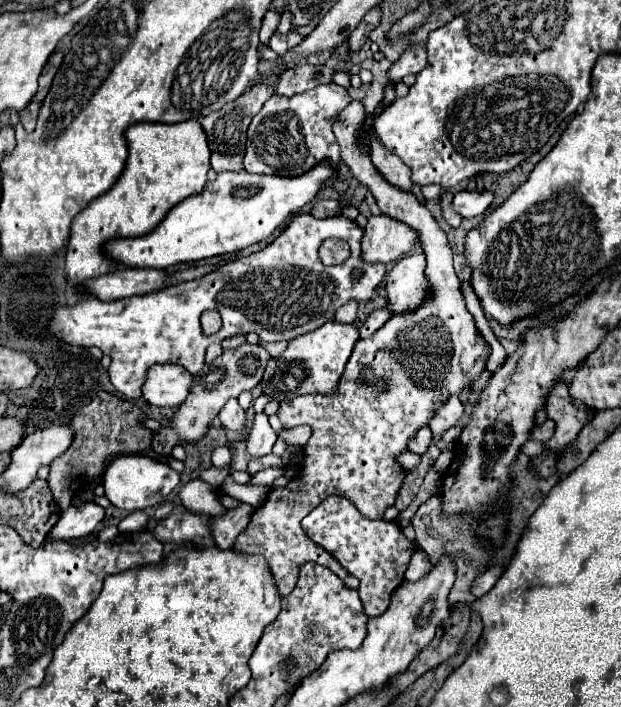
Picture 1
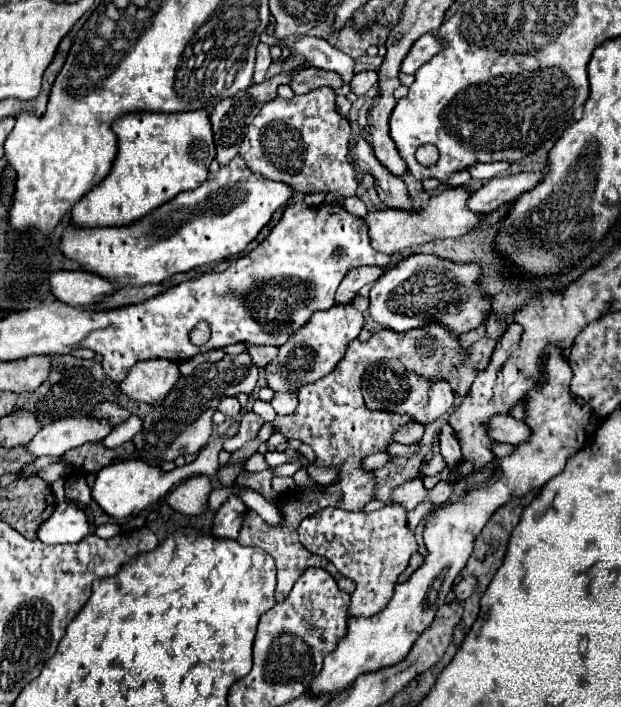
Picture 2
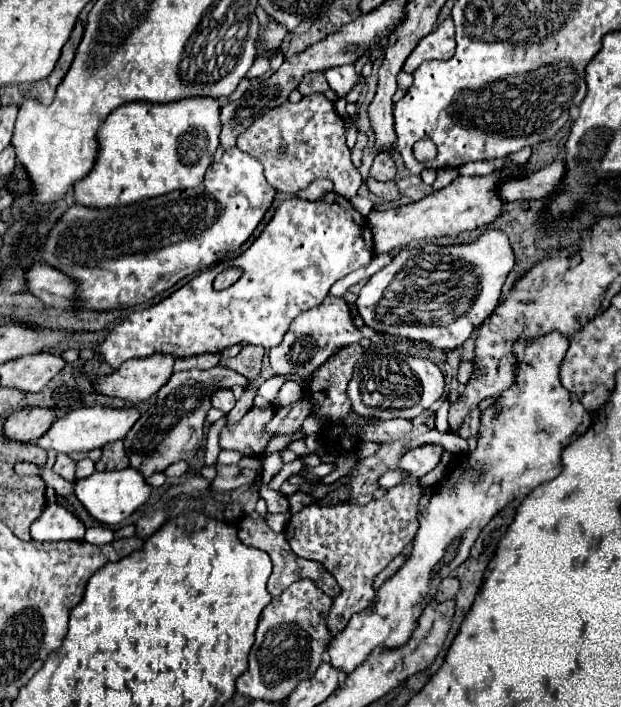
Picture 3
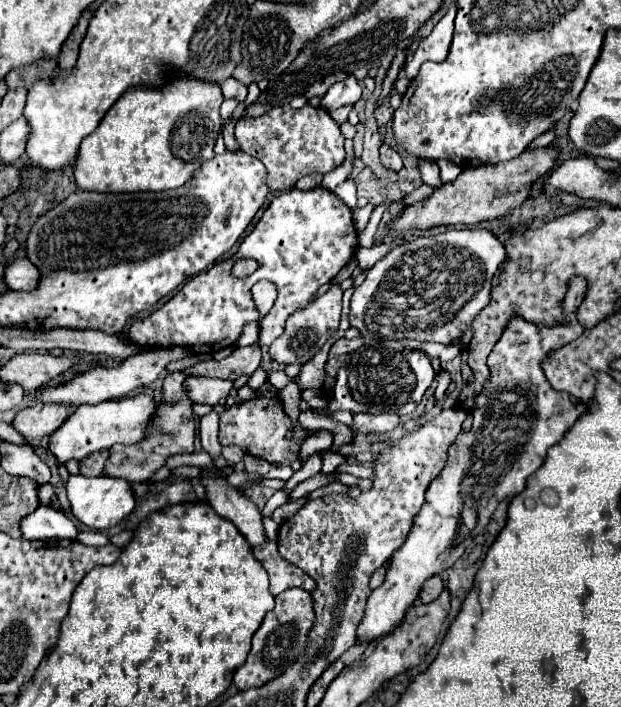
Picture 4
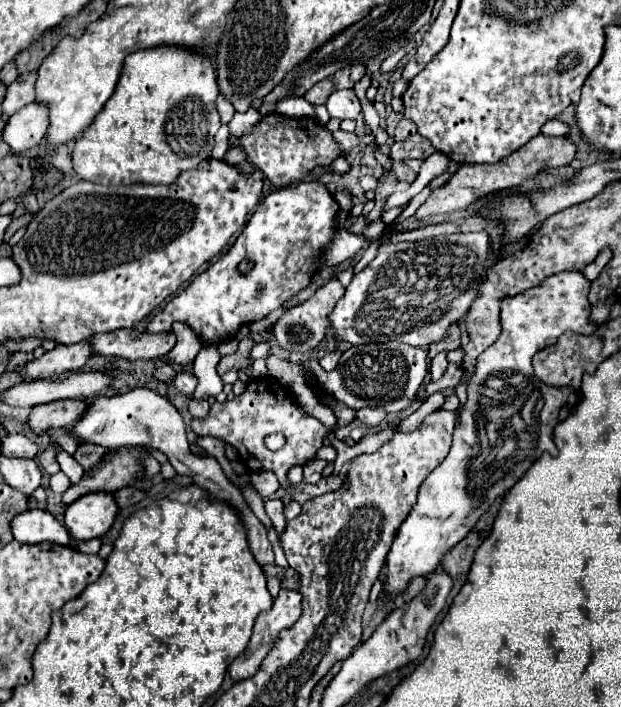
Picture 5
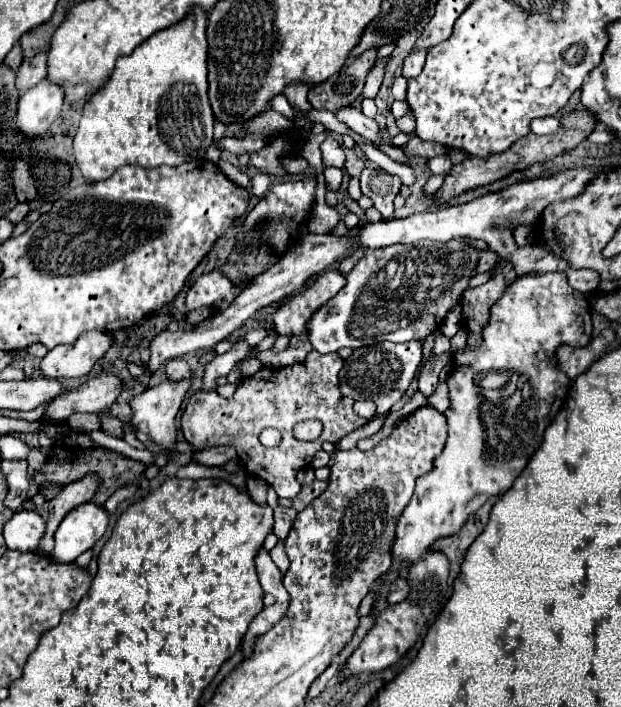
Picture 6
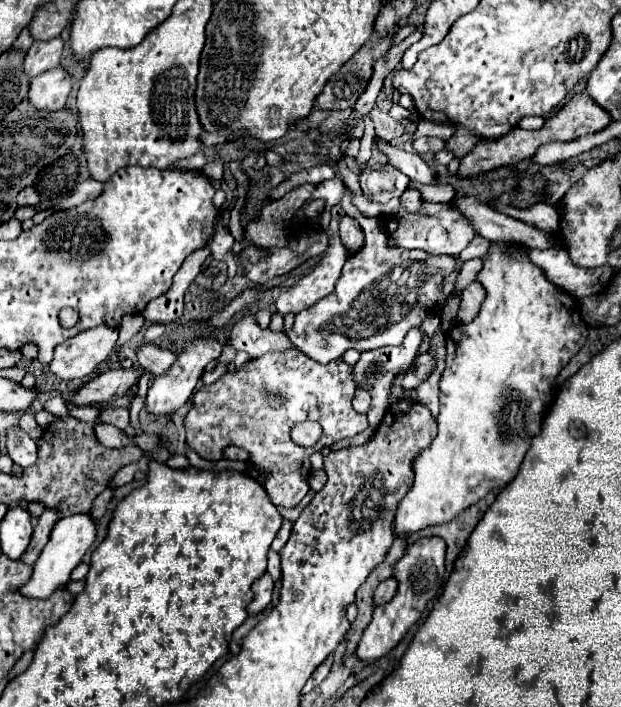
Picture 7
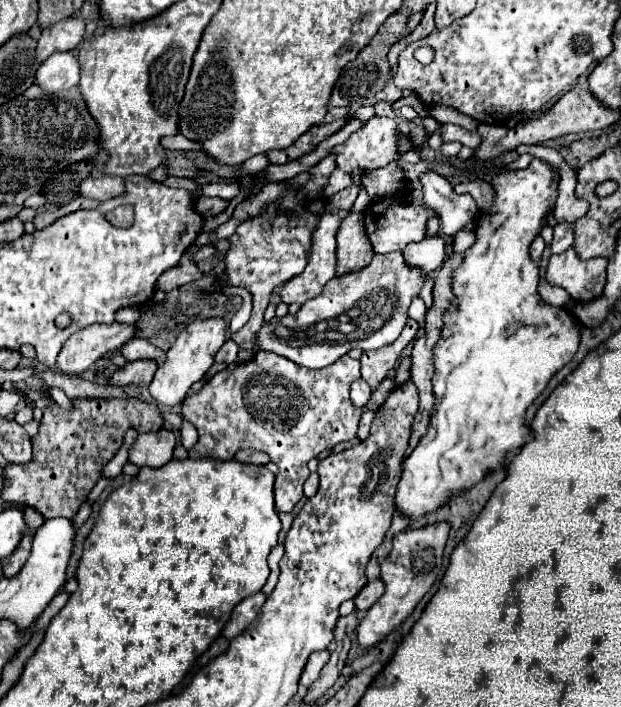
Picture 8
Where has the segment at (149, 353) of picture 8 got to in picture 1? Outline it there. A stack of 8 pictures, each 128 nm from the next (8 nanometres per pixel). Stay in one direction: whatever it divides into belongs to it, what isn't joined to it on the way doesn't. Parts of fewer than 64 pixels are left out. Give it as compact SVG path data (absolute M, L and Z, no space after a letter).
M232 398L224 404L224 408L220 410L220 420L222 420L222 426L228 428L228 430L242 430L244 428L244 420L246 420L246 412L240 408L238 400Z

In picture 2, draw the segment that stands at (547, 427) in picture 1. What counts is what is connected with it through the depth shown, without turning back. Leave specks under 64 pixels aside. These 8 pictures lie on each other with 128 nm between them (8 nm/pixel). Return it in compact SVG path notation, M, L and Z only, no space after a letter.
M494 414L486 422L486 430L488 430L490 440L506 442L506 444L520 444L520 442L528 440L528 436L530 436L530 428L526 428L526 424L510 418L510 416L502 416L502 414Z

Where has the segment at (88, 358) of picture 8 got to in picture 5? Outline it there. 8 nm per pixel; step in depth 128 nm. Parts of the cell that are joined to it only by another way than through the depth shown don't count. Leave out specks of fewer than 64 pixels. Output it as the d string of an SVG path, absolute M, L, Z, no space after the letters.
M86 340L78 342L78 344L70 344L70 346L56 346L54 350L46 352L42 358L28 362L18 372L26 380L52 378L52 376L60 376L64 372L80 370L92 354L94 354L92 344L88 344Z

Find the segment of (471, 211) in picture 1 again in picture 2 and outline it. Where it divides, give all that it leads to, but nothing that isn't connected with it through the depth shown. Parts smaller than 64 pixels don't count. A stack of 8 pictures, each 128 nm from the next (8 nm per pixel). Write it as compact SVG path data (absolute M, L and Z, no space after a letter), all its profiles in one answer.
M518 172L518 174L510 174L510 176L492 178L480 190L472 192L468 206L474 212L490 214L498 206L502 206L506 202L514 202L524 192L532 190L536 184L540 184L542 176L544 176L542 172Z

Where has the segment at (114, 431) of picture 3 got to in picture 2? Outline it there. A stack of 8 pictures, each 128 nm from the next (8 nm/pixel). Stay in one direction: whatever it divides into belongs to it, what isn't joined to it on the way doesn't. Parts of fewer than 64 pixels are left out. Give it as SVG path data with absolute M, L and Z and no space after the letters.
M64 418L44 426L28 444L28 450L34 456L64 456L72 448L104 440L112 432L112 428L114 426L104 418Z

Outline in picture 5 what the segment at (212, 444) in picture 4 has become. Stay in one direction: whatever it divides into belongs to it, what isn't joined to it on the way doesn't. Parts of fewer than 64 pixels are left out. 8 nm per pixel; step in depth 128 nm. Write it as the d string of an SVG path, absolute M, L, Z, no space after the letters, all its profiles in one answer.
M202 398L202 400L192 400L188 404L188 412L194 416L194 418L204 418L208 414L208 408L210 408L210 402L208 398Z

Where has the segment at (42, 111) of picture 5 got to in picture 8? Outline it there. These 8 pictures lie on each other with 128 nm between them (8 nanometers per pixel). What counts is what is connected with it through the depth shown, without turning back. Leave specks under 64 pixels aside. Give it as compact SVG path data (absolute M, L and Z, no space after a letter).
M54 52L36 74L36 84L46 92L60 92L76 86L80 80L80 68L74 52Z

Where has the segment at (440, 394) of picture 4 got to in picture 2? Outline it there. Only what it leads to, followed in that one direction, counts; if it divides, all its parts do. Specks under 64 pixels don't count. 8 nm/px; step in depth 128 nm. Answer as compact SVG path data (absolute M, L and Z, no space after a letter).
M444 424L438 436L438 444L440 444L440 454L446 460L448 466L456 466L462 460L462 452L460 452L460 444L454 436L454 430L450 428L450 424Z

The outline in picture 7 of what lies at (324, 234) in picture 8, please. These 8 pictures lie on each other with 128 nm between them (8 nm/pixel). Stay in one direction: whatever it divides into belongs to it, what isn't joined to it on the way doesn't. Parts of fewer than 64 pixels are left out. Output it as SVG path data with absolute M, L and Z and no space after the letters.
M334 234L328 238L328 248L322 256L322 260L306 274L302 276L294 286L288 290L282 290L282 294L276 300L276 308L280 314L288 312L302 312L304 308L310 308L316 304L320 298L328 296L340 278L342 266L346 262L348 254L344 246L340 244L340 238Z

